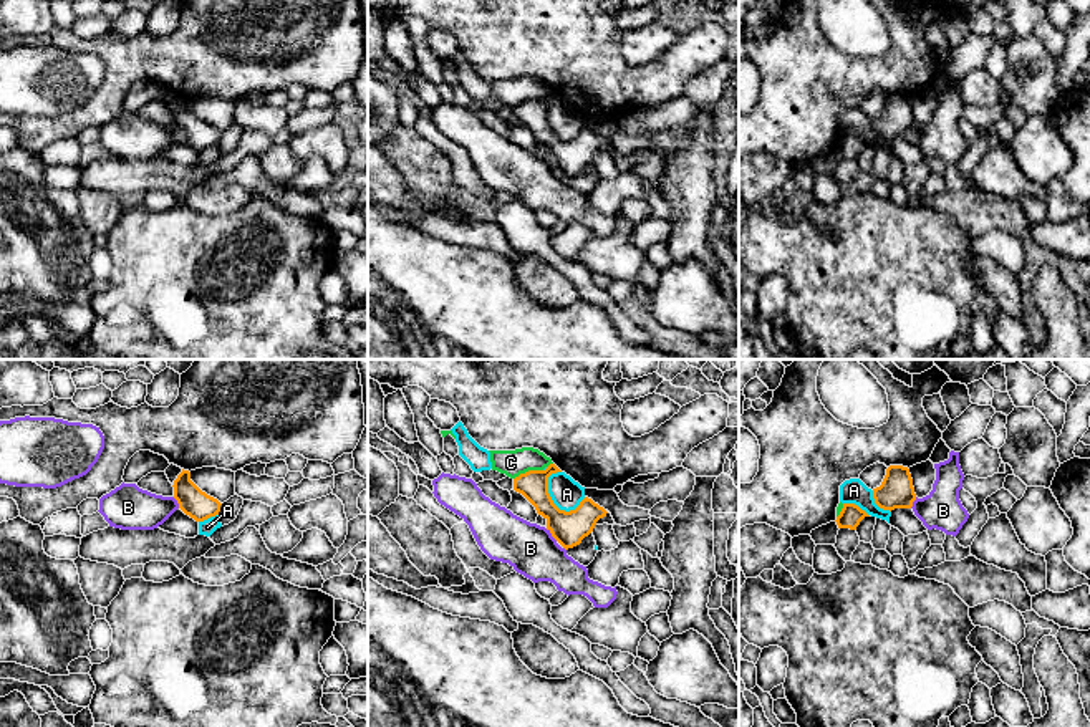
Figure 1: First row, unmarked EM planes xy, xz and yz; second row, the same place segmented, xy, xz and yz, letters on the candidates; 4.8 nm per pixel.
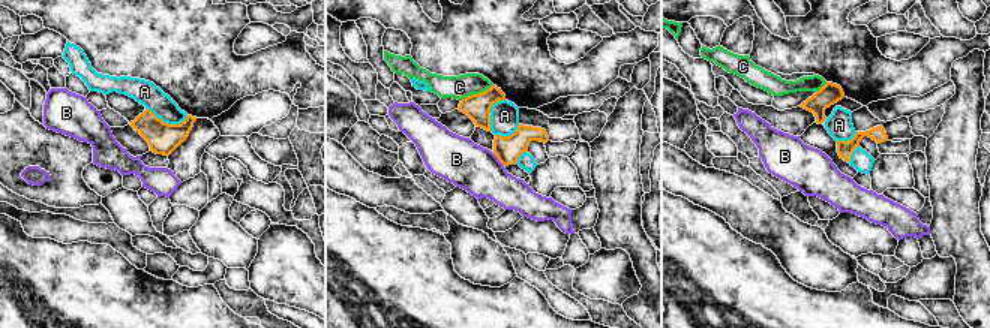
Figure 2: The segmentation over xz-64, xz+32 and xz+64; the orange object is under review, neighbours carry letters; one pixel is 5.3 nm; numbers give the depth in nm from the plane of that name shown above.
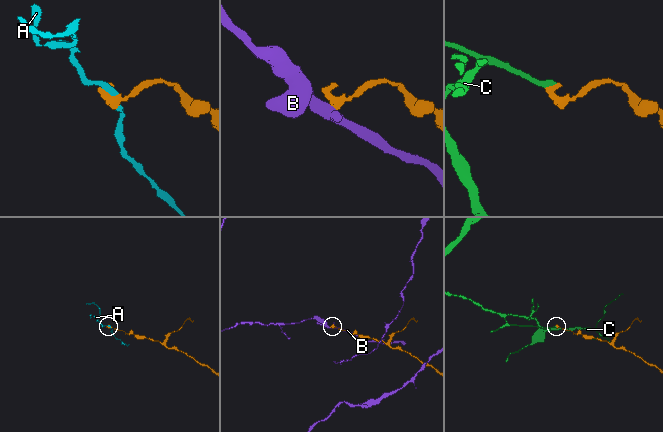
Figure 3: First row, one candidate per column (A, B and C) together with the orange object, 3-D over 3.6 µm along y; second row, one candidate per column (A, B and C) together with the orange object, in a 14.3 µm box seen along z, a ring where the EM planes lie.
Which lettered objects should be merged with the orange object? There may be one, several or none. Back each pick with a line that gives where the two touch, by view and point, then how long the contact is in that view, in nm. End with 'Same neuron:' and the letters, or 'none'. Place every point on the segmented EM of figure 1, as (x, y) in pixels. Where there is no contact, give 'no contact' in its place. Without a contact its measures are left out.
Same neuron: none

